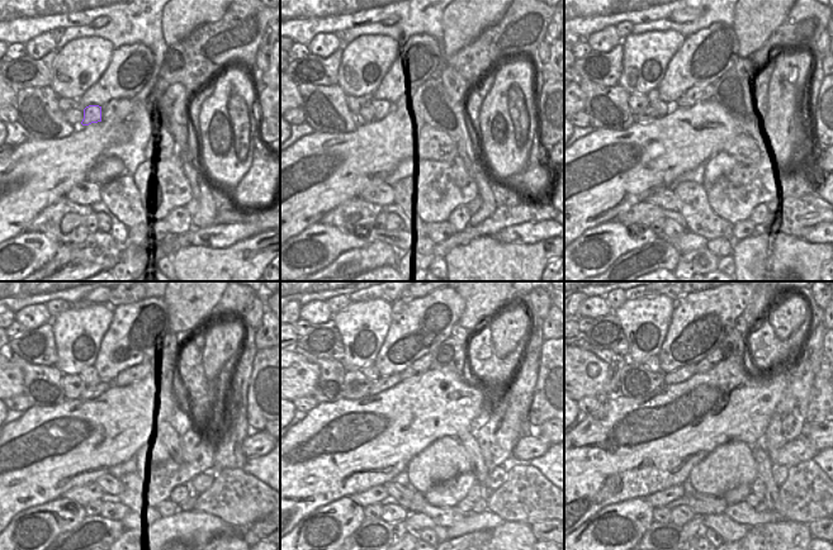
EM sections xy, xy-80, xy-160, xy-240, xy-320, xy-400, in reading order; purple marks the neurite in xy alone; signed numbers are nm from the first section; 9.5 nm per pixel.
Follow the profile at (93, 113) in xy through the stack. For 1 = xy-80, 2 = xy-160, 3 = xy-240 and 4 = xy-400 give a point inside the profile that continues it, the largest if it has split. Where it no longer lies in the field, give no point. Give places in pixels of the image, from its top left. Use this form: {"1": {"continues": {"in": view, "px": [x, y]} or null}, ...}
{"1": {"continues": {"in": "xy-80", "px": [380, 108]}}, "2": {"continues": {"in": "xy-160", "px": [653, 96]}}, "3": {"continues": {"in": "xy-240", "px": [89, 375]}}, "4": {"continues": {"in": "xy-400", "px": [653, 363]}}}

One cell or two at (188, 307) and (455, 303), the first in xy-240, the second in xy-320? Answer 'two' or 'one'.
two

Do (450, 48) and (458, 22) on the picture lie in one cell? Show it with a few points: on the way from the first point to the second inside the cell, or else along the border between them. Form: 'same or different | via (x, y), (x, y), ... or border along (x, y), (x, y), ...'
same | via (453, 42), (458, 28)

